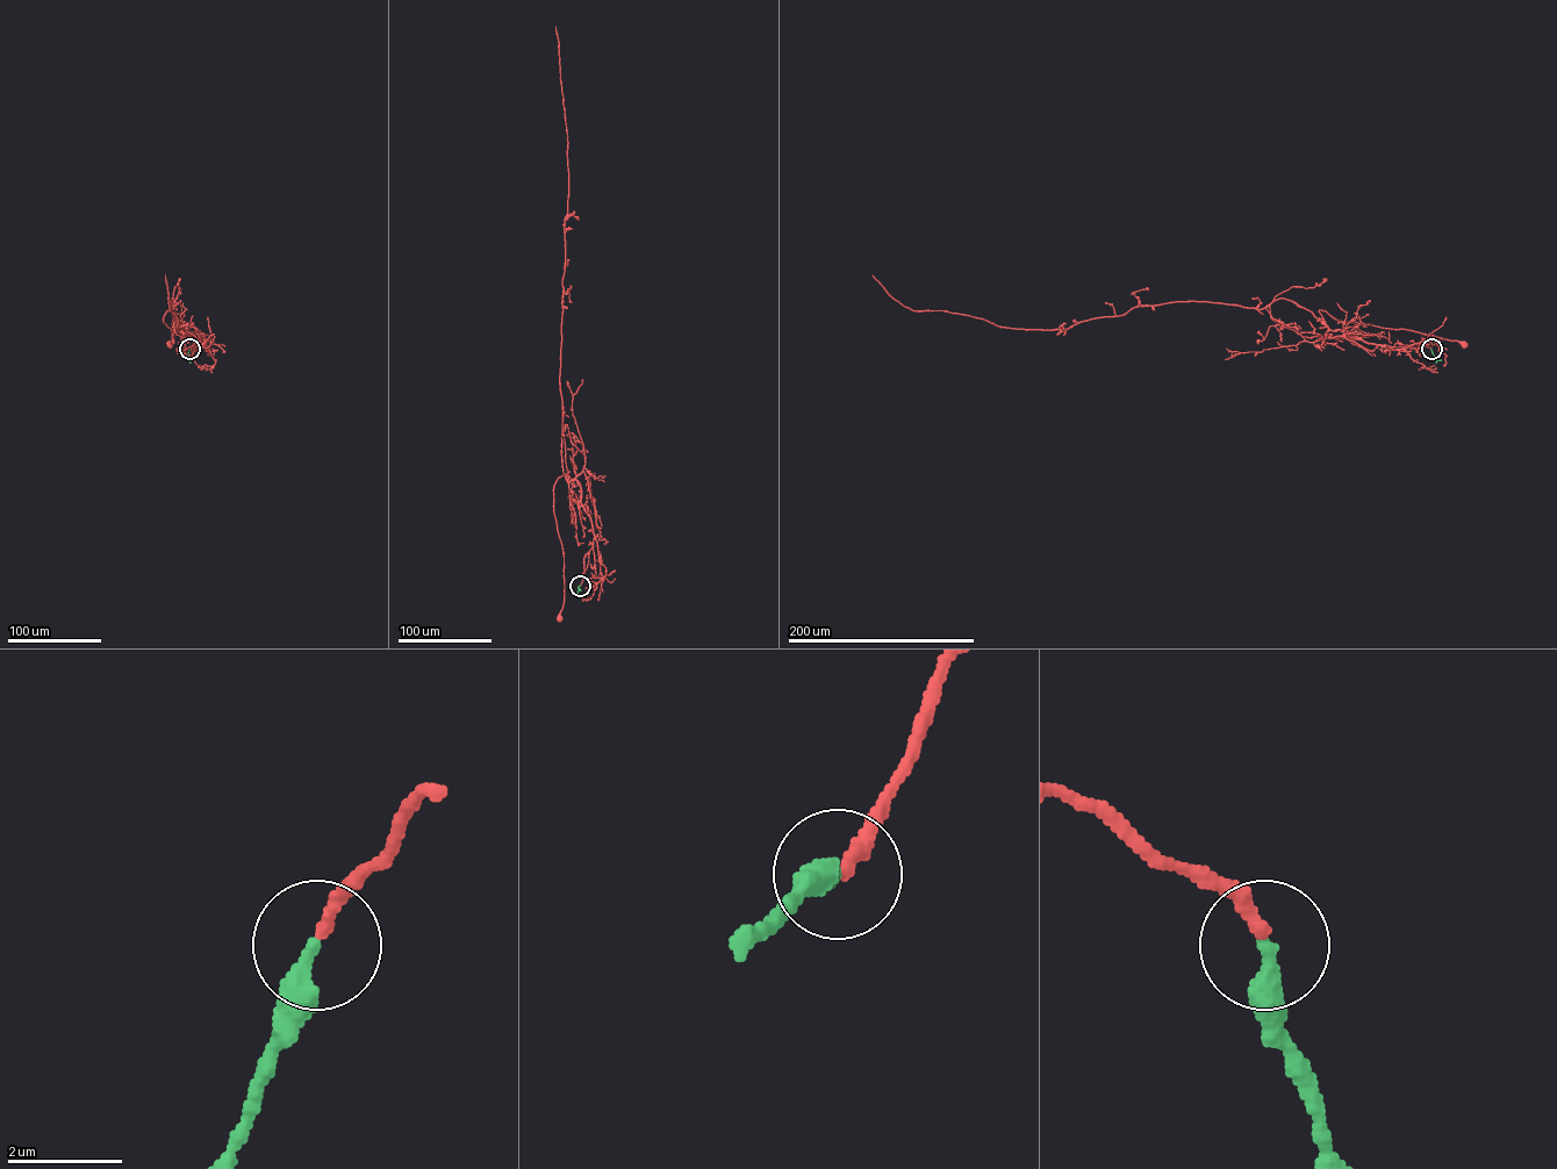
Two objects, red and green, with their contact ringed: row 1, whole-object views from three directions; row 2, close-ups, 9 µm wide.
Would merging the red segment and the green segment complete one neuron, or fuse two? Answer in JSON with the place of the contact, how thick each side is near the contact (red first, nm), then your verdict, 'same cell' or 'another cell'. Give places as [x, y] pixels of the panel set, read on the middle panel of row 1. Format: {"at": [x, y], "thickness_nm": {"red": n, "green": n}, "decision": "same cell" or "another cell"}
{"at": [580, 586], "thickness_nm": {"red": 240, "green": 360}, "decision": "same cell"}

